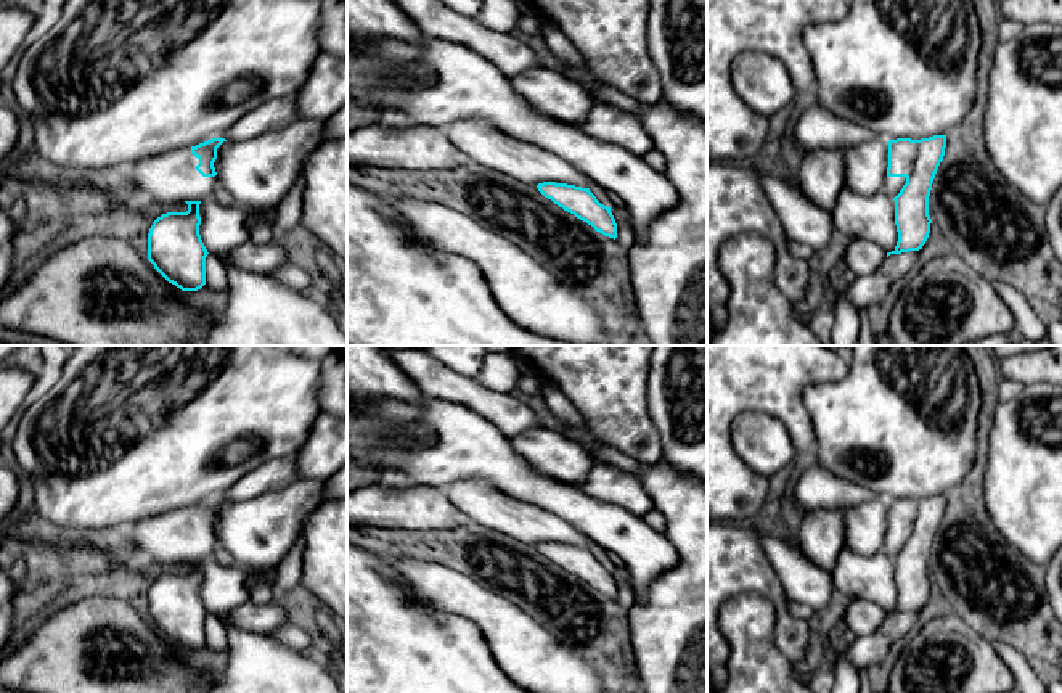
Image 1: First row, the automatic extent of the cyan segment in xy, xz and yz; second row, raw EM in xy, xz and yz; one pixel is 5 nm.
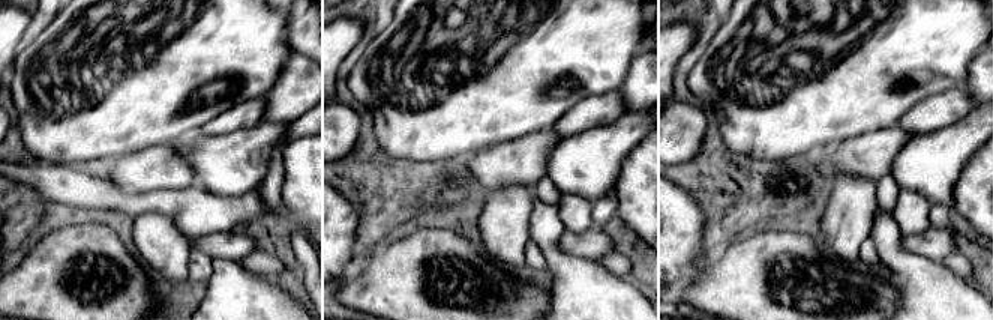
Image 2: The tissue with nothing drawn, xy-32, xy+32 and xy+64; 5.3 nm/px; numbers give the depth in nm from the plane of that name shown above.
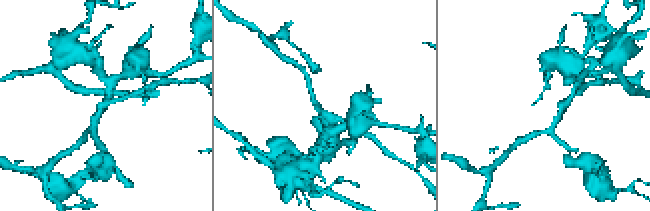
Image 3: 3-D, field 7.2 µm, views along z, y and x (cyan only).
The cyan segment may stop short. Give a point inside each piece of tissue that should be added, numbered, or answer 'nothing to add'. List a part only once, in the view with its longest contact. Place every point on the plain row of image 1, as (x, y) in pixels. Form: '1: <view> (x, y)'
1: xz (482, 504)

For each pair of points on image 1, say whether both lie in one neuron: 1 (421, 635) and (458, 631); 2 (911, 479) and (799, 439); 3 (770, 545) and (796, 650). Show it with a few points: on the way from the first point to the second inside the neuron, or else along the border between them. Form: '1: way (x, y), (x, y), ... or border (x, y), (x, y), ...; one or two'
1: way (431, 635), (449, 635); one
2: border (804, 404), (816, 439); two
3: border (762, 537), (762, 550), (788, 597); two

